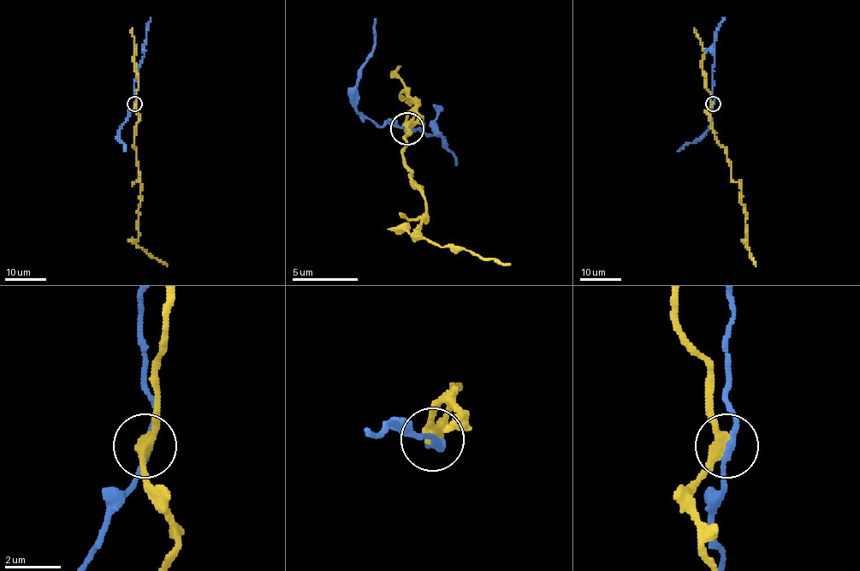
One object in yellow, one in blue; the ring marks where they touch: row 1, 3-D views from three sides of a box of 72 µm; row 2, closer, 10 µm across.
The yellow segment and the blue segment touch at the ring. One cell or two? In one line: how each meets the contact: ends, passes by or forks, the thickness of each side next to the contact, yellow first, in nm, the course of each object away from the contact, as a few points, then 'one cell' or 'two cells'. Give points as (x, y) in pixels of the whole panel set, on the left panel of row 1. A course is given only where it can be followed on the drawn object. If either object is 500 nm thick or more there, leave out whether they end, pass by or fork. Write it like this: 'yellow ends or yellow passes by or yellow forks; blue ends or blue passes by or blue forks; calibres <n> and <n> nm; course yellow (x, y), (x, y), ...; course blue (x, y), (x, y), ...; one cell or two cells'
yellow passes by; blue passes by; calibres 360 and 220 nm; course yellow (134, 104), (139, 120), (133, 146), (140, 182), (137, 245), (167, 265); course blue (134, 104), (133, 80), (144, 56), (150, 18); two cells

